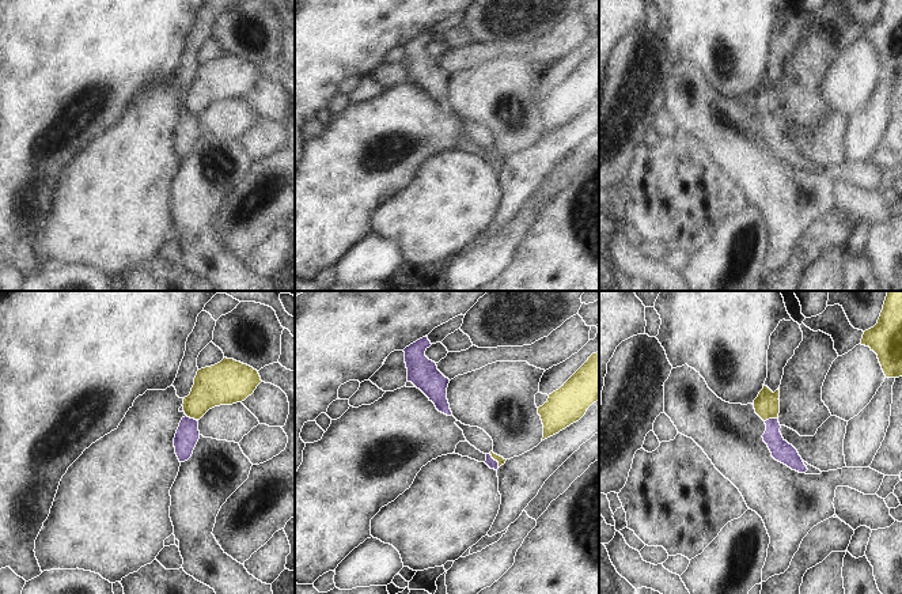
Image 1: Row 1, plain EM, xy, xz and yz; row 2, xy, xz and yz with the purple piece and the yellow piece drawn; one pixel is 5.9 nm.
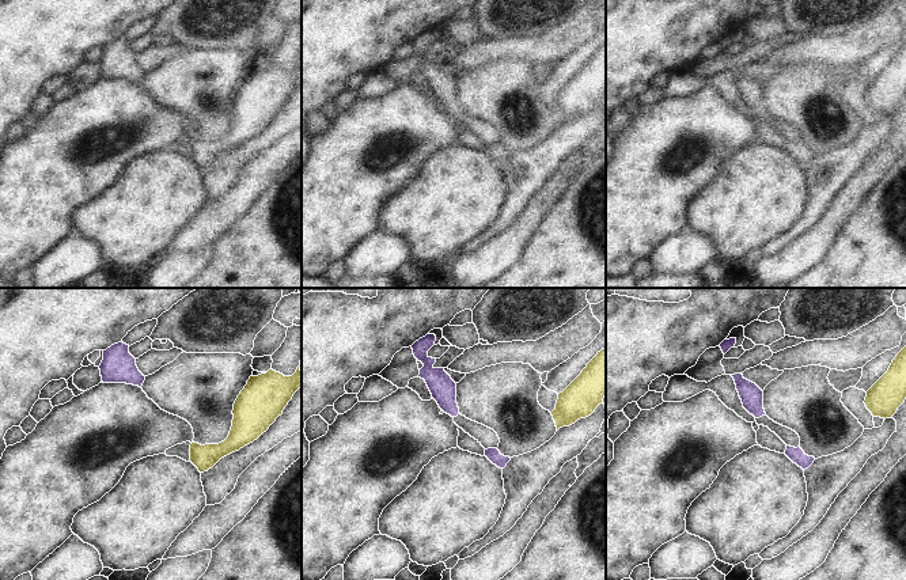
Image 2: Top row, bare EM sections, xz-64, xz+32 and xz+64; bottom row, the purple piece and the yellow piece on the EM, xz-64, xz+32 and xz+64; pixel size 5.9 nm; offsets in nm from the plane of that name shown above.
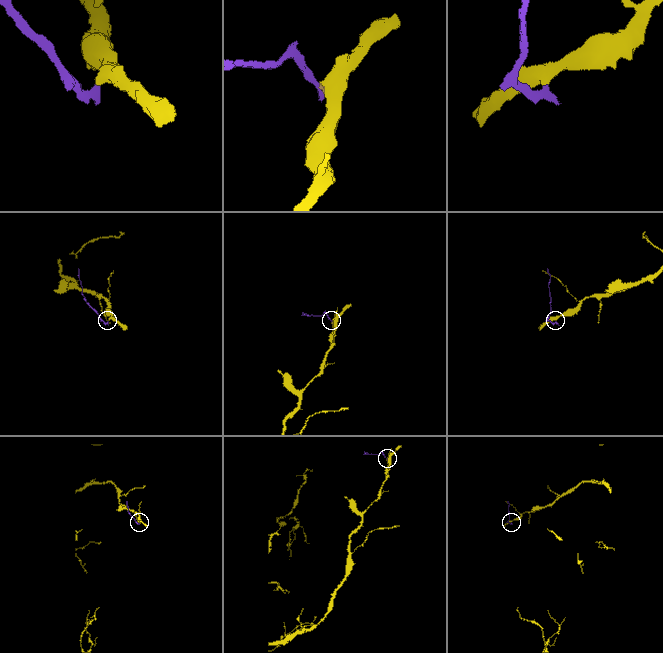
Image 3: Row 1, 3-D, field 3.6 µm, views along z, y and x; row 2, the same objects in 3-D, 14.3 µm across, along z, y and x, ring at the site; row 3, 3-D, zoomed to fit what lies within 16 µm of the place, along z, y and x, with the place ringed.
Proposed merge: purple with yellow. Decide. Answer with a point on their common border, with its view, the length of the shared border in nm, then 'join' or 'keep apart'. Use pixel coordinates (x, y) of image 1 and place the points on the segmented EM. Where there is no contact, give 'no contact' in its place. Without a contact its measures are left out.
xz (493, 460) | 110 nm | keep apart

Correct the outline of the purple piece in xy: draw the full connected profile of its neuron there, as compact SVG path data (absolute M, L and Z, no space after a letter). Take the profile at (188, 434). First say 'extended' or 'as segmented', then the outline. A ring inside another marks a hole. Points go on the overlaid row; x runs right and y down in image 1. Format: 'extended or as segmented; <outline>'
as segmented; M187 416L182 417L174 438L175 454L179 462L185 462L192 457L198 439L198 421Z

